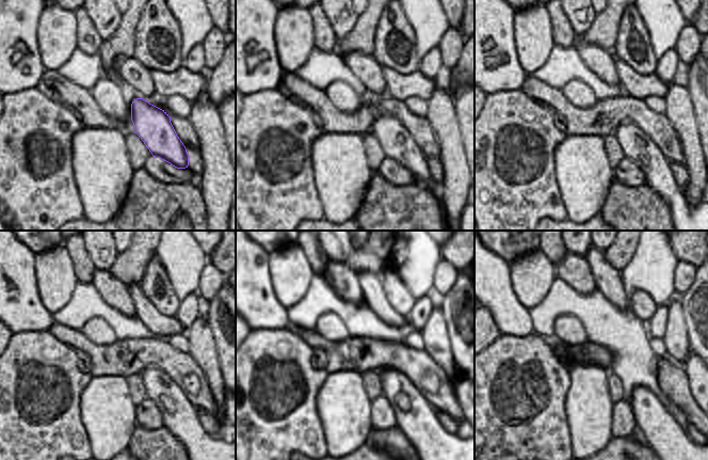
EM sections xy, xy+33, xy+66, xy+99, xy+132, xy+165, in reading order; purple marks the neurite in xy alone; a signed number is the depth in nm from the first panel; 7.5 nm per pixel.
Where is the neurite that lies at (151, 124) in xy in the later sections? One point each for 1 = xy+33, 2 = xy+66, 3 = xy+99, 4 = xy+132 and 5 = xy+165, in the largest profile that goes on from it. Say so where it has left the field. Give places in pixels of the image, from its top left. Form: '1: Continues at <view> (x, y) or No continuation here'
1: Continues at xy+33 (399, 145)
2: Continues at xy+66 (637, 146)
3: Continues at xy+99 (159, 384)
4: Continues at xy+132 (418, 411)
5: Continues at xy+165 (653, 411).

